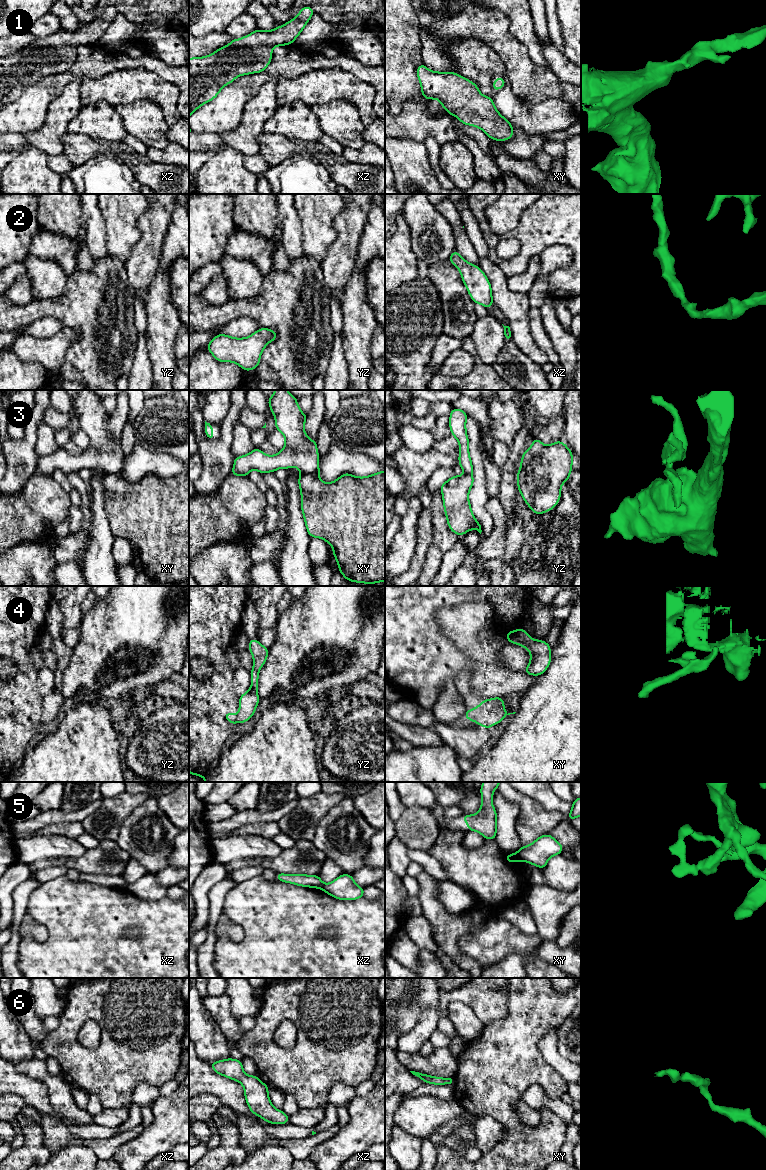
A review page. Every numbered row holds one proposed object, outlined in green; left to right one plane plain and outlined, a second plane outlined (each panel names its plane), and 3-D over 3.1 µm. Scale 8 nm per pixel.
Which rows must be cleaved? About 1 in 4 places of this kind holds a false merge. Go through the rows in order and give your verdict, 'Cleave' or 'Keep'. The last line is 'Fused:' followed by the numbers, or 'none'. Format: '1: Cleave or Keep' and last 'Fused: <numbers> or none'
1: Keep
2: Keep
3: Cleave
4: Cleave
5: Cleave
6: Keep
Fused: 3, 4, 5

